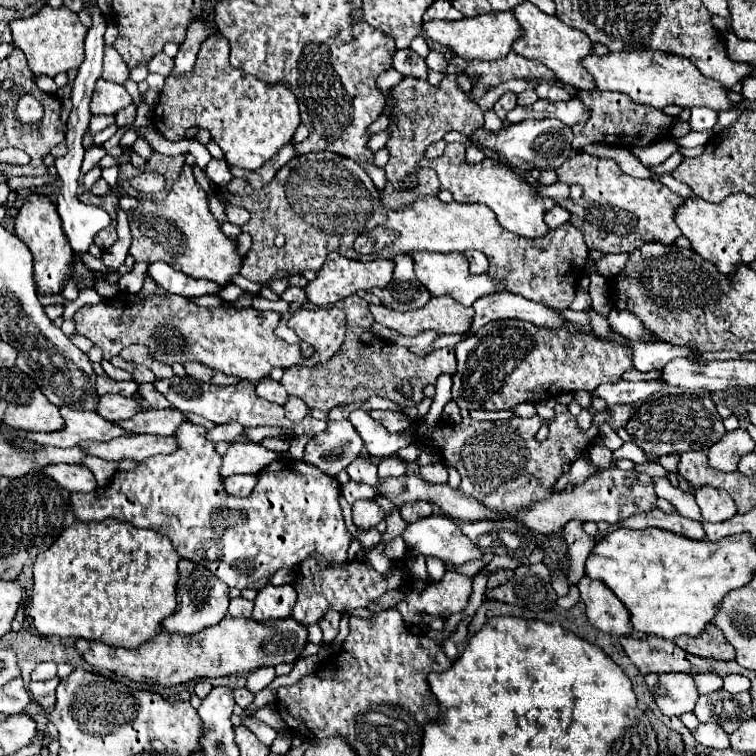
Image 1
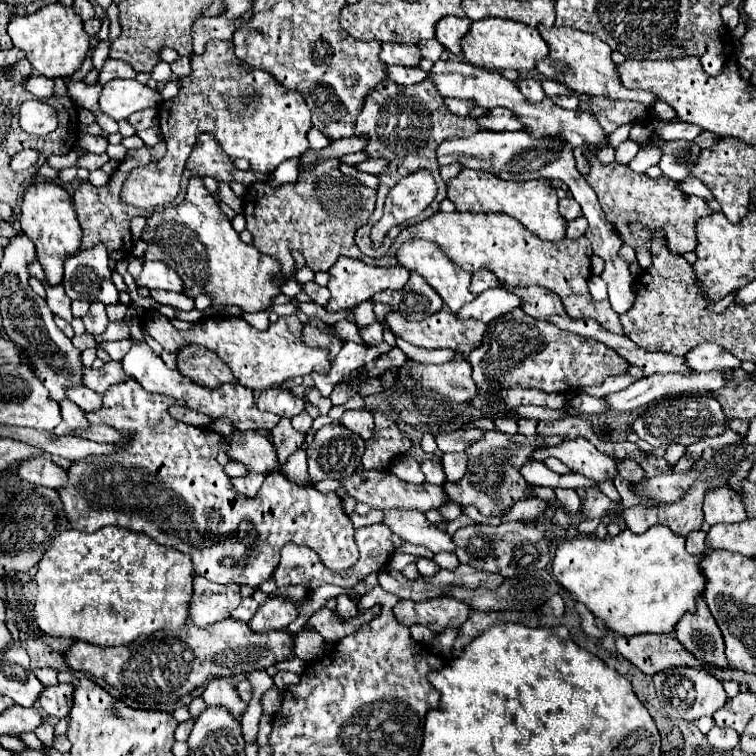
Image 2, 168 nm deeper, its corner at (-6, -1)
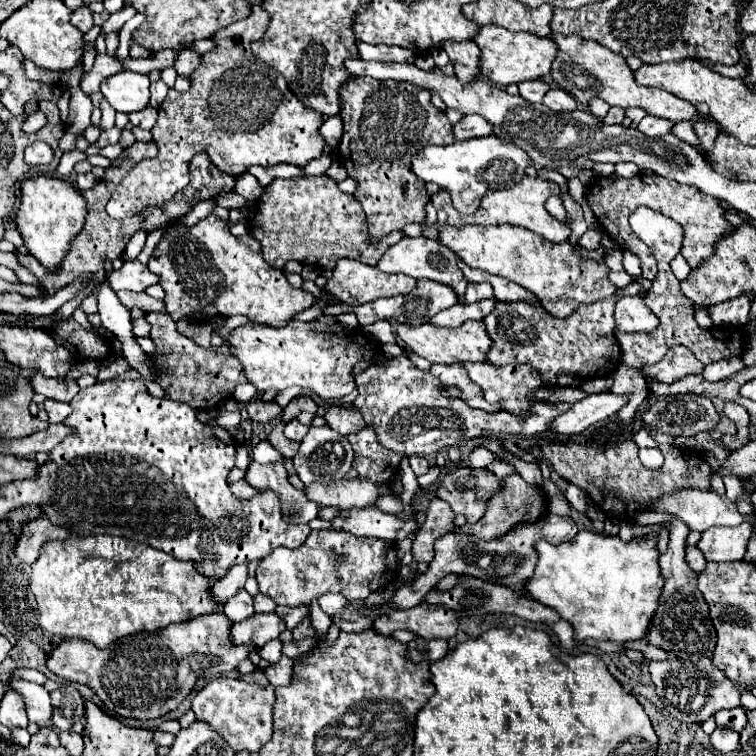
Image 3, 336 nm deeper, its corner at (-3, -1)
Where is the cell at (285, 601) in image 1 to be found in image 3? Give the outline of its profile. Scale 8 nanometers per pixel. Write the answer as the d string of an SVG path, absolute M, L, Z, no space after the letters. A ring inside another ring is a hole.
M276 612L252 614L248 620L232 624L232 642L234 644L254 644L260 648L266 642L278 638L282 630L286 630L286 624Z

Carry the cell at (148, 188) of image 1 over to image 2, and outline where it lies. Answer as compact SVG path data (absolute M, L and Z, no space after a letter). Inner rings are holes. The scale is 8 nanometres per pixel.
M211 40L201 56L191 58L191 76L181 78L179 94L171 100L161 102L161 106L159 106L159 128L161 128L161 136L167 144L165 156L147 166L133 168L121 188L121 200L135 208L153 208L153 206L171 204L175 200L175 196L179 194L185 162L187 162L191 148L201 132L213 134L229 158L233 158L233 160L247 158L255 172L267 174L267 172L273 172L273 168L277 168L283 160L299 158L309 150L307 132L311 126L313 126L311 112L301 94L281 86L269 72L249 68L241 60L237 60L231 40Z

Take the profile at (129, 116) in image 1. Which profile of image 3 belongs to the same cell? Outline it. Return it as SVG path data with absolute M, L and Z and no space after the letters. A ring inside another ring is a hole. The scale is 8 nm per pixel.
M146 106L144 110L138 110L138 112L128 114L130 122L132 122L134 126L144 128L144 130L152 130L152 126L154 126L154 122L156 122L156 116L158 116L158 112L156 112L156 108L152 108L152 106Z

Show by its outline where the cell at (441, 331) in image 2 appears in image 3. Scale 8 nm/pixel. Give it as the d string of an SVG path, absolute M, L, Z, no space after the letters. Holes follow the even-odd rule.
M430 322L420 324L420 326L408 326L408 324L398 324L396 328L398 338L418 356L430 360L432 364L458 364L458 362L484 362L488 348L490 348L490 338L486 334L484 322L464 322L458 328L438 328Z

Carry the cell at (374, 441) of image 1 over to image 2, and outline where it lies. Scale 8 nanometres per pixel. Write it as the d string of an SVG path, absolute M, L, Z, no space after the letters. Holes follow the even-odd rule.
M345 410L339 424L359 434L363 440L369 440L373 434L373 414L369 410Z

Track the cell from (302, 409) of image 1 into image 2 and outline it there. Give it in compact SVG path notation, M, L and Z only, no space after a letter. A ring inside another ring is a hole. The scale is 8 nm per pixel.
M301 412L301 414L297 414L295 418L291 418L291 422L293 422L293 428L295 428L297 432L303 432L303 434L307 434L307 432L311 430L313 418L311 418L307 412Z

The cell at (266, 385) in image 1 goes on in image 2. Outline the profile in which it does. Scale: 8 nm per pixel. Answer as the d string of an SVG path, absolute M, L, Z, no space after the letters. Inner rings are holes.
M269 388L269 392L261 392L257 398L257 408L261 412L273 412L277 416L293 418L297 412L305 410L305 402L291 394L289 390L281 388Z

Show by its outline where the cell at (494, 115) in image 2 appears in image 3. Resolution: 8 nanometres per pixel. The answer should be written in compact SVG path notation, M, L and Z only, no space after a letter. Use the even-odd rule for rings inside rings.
M464 116L464 118L454 126L454 136L456 136L456 140L480 138L480 136L490 136L490 134L492 134L490 122L482 120L482 116Z

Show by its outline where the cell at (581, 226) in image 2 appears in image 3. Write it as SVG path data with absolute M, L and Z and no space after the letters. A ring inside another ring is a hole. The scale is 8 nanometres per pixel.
M588 228L588 232L584 232L584 236L580 238L580 246L586 248L586 250L596 250L598 248L598 242L600 242L600 234L594 230L594 228Z

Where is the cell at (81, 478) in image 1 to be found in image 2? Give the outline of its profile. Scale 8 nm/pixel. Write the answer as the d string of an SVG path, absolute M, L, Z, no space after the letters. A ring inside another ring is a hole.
M37 456L21 462L17 466L17 478L33 484L33 486L47 486L47 488L61 488L67 480L67 472L51 462L49 456Z

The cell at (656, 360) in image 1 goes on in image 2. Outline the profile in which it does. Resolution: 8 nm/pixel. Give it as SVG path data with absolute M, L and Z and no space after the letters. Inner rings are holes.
M699 344L697 348L693 348L693 352L689 352L689 356L685 356L689 366L695 370L695 372L711 372L711 370L733 370L733 368L739 368L741 362L721 350L717 344Z

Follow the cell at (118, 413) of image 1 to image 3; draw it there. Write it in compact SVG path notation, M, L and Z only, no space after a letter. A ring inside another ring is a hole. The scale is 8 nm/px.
M40 374L32 378L32 386L34 386L34 392L44 394L46 398L52 398L52 400L60 400L60 402L70 402L80 392L80 386L76 384L76 380L44 378Z

